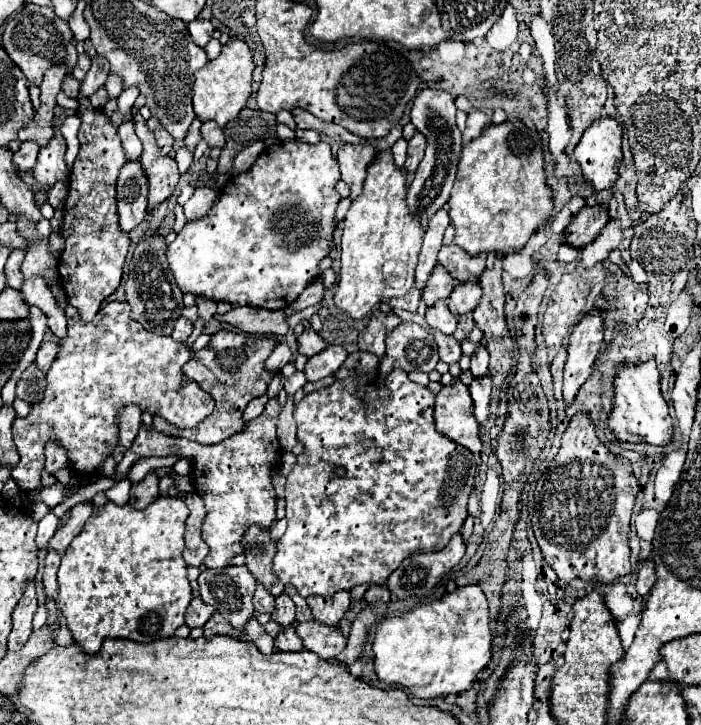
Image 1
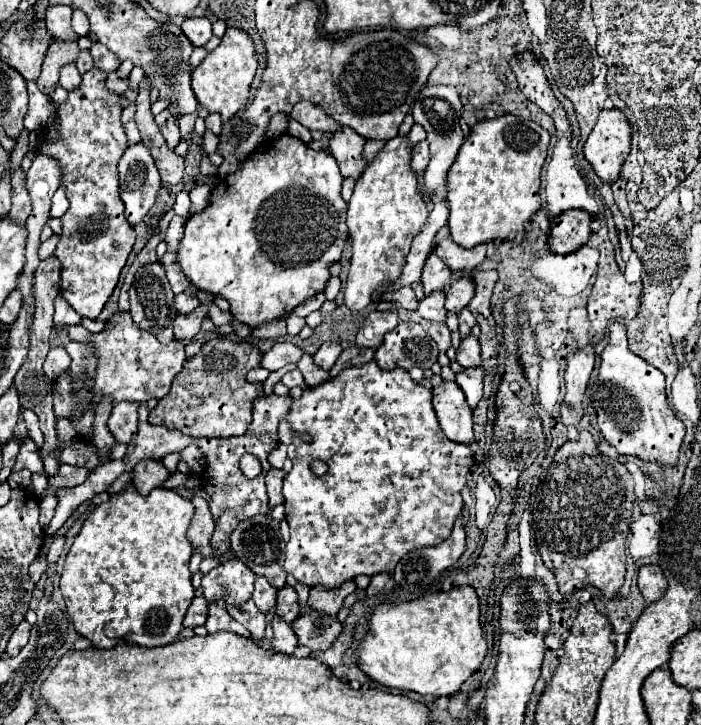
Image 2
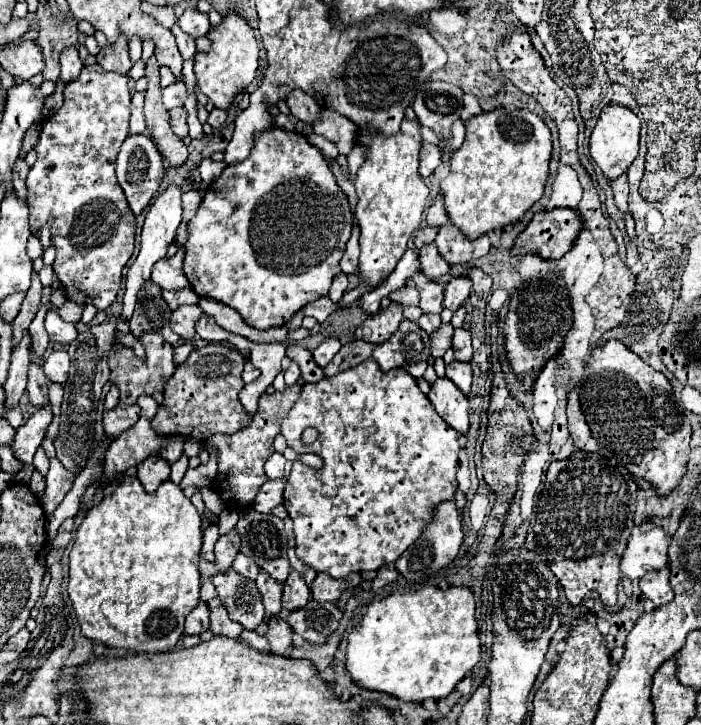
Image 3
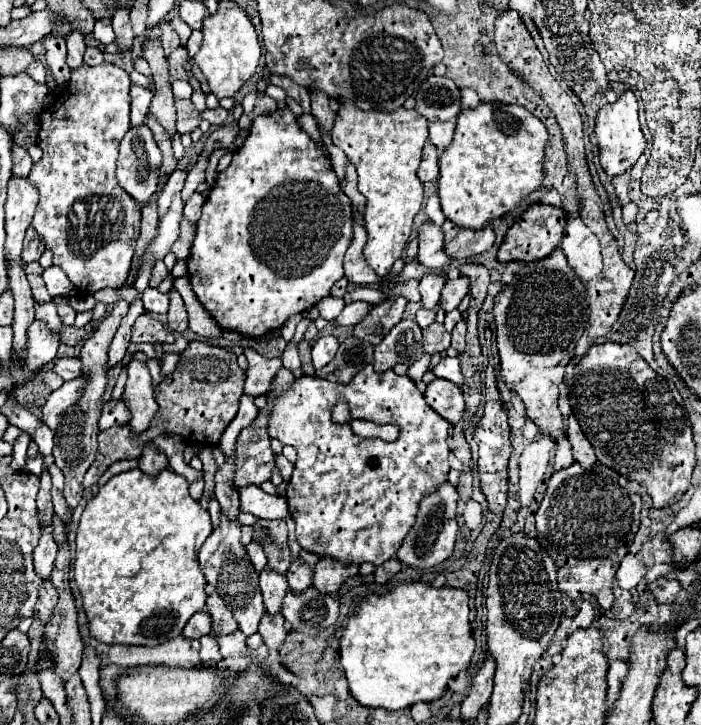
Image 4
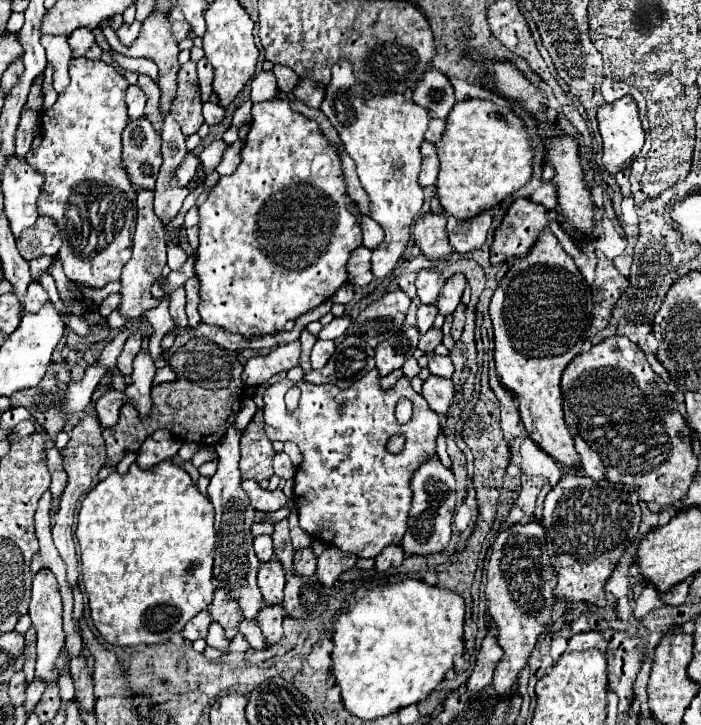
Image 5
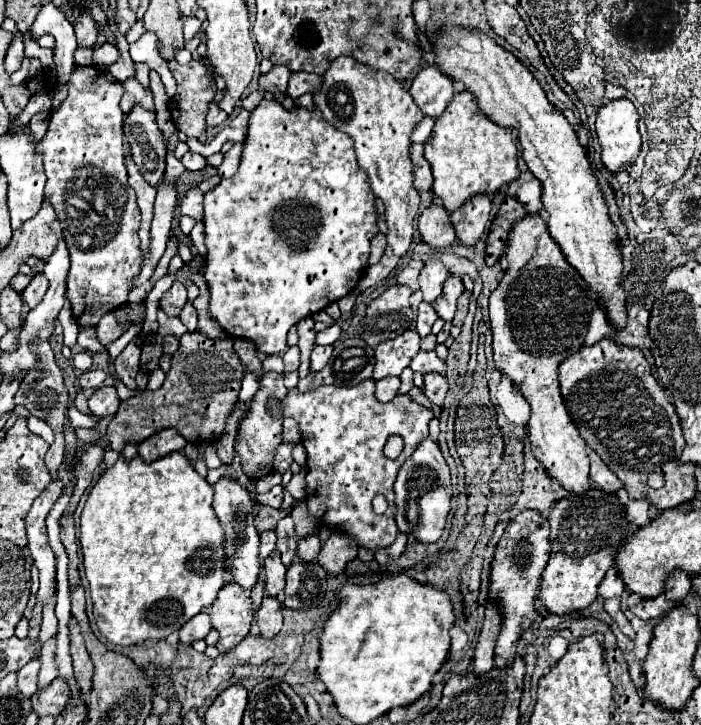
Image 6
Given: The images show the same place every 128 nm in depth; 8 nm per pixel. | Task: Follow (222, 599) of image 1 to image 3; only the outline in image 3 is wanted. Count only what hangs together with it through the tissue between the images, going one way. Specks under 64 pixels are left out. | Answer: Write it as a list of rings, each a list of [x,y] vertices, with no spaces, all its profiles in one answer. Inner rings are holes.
[[[238,554],[238,556],[236,556],[232,568],[236,568],[236,572],[240,572],[242,576],[248,576],[248,578],[252,578],[252,580],[254,580],[254,578],[258,576],[258,572],[260,572],[260,568],[256,566],[256,562],[254,562],[252,558],[244,556],[244,554]]]

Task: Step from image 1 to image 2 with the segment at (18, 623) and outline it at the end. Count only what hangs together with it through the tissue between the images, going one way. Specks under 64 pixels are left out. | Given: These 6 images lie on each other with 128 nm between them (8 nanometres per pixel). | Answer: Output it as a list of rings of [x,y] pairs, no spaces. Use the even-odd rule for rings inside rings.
[[[38,556],[38,560],[34,560],[30,564],[30,576],[32,576],[34,582],[38,582],[44,572],[46,572],[46,558],[44,556]],[[24,620],[24,622],[14,630],[14,634],[12,634],[12,638],[10,638],[8,646],[6,646],[6,654],[8,654],[8,656],[18,656],[18,652],[26,646],[28,636],[30,636],[30,624]]]

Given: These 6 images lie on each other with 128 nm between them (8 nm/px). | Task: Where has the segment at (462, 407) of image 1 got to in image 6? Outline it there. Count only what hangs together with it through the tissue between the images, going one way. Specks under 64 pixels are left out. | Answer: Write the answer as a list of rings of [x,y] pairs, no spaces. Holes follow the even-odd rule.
[[[438,372],[424,374],[424,394],[432,404],[442,406],[446,392],[448,392],[448,382],[442,374],[438,374]]]

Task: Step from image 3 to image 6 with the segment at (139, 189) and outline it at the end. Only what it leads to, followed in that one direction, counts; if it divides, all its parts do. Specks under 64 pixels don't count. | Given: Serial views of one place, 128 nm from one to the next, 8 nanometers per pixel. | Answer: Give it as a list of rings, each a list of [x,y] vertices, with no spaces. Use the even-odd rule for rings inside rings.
[[[136,104],[124,118],[124,136],[146,182],[158,186],[166,170],[168,148],[156,124],[156,114]]]

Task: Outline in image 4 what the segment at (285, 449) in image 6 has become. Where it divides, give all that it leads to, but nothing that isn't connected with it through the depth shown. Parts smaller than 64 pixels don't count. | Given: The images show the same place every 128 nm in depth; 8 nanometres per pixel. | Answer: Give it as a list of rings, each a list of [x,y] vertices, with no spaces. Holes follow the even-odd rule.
[[[280,454],[280,456],[276,456],[276,458],[274,458],[274,462],[276,462],[276,468],[278,468],[280,476],[284,476],[284,481],[289,482],[294,470],[294,464],[288,462],[282,454]]]

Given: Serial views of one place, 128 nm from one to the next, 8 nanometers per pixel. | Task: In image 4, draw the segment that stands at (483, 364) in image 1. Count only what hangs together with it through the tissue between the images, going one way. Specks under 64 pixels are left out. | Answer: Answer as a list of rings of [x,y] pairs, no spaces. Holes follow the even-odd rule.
[[[460,320],[456,326],[454,326],[454,330],[452,330],[452,346],[458,350],[458,352],[462,352],[464,350],[464,338],[466,338],[466,320]]]

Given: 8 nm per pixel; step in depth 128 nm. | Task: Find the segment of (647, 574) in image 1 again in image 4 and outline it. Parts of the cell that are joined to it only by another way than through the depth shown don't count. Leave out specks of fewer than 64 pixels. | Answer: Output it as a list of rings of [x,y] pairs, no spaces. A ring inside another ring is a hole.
[[[664,576],[658,578],[658,580],[654,580],[648,588],[654,594],[654,598],[656,598],[658,604],[674,604],[678,592],[682,590],[682,586],[680,586],[678,580],[668,580]]]

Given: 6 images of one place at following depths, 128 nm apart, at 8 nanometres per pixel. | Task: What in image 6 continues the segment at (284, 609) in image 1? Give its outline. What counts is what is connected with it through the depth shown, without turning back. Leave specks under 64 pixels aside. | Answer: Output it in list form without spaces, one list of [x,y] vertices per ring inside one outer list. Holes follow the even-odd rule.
[[[310,534],[298,540],[298,554],[302,560],[314,560],[320,552],[320,538],[318,534]]]

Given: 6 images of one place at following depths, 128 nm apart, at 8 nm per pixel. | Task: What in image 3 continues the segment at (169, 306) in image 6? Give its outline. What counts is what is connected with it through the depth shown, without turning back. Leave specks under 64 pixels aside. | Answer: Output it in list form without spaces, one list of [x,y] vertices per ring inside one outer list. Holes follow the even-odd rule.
[[[178,306],[178,308],[172,312],[170,328],[172,328],[172,332],[176,332],[180,338],[190,340],[190,338],[196,334],[194,324],[196,324],[196,320],[198,320],[200,316],[202,316],[200,306]]]

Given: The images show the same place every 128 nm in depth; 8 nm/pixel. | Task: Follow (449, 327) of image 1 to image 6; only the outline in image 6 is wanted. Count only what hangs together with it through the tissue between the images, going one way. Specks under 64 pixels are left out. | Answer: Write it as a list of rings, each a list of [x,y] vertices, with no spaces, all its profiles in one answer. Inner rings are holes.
[[[430,258],[420,272],[420,290],[424,294],[424,300],[434,302],[442,294],[442,284],[448,276],[448,268],[438,258]]]

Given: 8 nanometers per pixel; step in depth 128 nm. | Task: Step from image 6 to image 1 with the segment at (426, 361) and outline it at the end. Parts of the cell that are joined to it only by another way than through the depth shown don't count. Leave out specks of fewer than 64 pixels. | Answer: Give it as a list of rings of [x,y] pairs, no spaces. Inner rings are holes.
[[[490,376],[474,378],[472,384],[468,386],[468,390],[470,390],[472,402],[474,402],[474,416],[476,416],[476,420],[480,424],[486,424],[488,422],[488,406],[490,406],[490,390],[492,390]]]

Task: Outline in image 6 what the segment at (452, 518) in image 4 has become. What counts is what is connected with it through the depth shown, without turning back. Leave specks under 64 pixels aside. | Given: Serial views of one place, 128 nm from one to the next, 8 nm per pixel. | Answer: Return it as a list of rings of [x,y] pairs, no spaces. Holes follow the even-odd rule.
[[[424,438],[412,456],[402,464],[398,478],[394,482],[396,492],[396,524],[404,534],[412,534],[416,540],[430,544],[436,542],[446,526],[446,516],[450,512],[452,498],[452,482],[448,464],[432,438]]]

